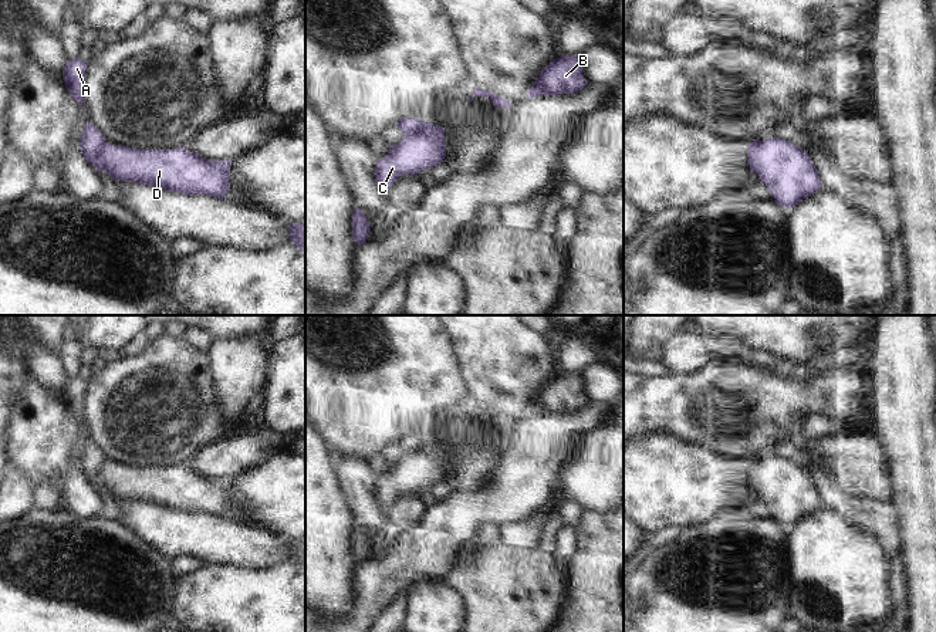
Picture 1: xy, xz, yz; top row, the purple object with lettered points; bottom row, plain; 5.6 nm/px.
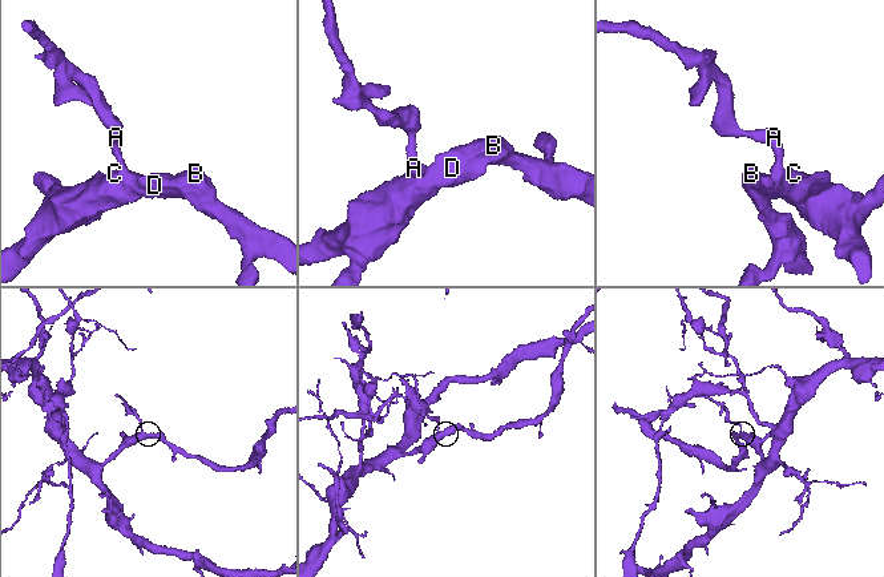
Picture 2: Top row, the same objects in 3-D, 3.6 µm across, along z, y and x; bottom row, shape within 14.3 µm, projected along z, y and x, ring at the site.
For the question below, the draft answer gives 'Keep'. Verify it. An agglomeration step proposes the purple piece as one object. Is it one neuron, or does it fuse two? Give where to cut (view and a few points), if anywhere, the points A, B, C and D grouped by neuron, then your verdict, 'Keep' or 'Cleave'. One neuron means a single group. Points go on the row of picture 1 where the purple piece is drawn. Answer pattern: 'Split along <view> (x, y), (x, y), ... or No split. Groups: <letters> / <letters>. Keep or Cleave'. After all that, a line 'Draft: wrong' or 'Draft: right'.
Split along xz (423, 122), (418, 131), (404, 135). Groups: A / B C D. Cleave.
Draft: wrong

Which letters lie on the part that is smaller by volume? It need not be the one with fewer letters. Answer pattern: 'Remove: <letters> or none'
Remove: A

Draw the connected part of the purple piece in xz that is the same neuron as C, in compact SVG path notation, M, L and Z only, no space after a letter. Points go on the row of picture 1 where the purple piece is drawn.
M423 122L419 132L389 146L388 155L378 159L375 183L388 195L389 187L405 173L418 173L442 163L446 156L445 131L439 125Z

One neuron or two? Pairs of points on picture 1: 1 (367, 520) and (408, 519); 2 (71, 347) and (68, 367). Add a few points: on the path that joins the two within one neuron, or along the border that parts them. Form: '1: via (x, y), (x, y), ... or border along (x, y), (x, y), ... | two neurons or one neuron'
1: border along (385, 513), (389, 521) | two neurons
2: via (70, 351), (70, 362) | one neuron

